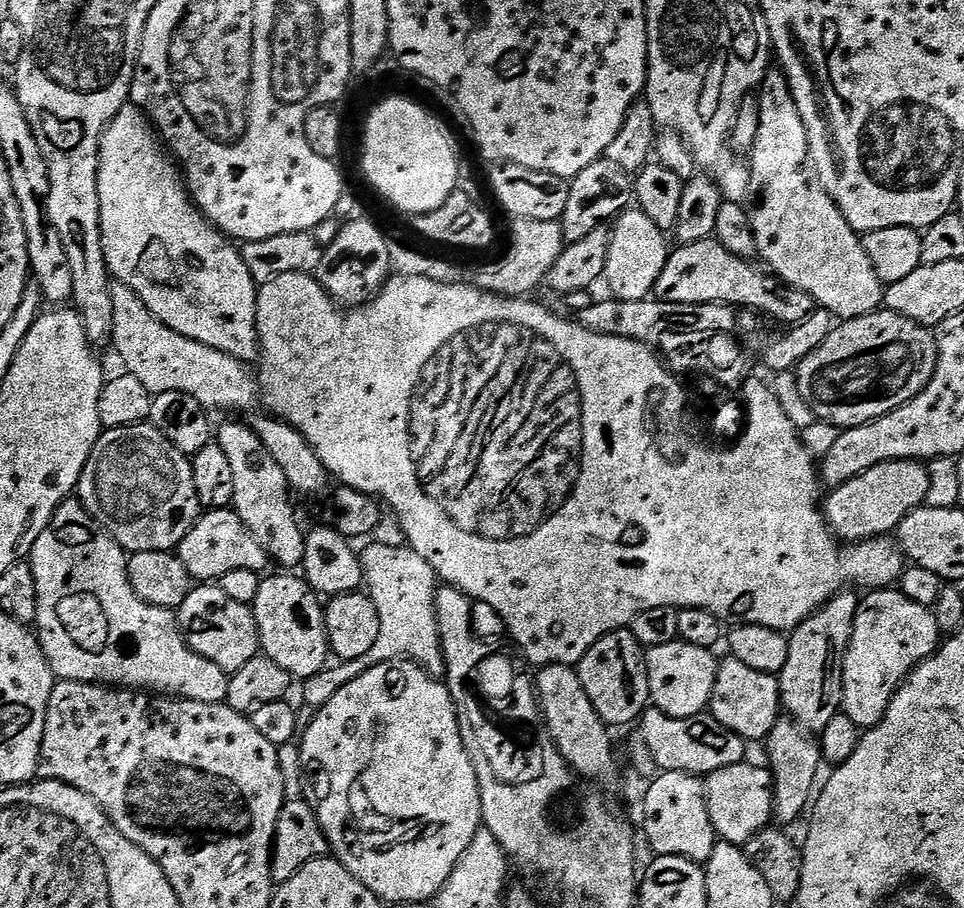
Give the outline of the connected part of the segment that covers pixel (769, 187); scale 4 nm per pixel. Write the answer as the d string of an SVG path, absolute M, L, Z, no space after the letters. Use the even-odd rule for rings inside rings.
M769 67L760 83L758 95L760 121L756 124L756 137L752 140L746 211L759 259L764 259L772 267L773 274L789 284L789 289L810 294L810 298L814 298L821 309L841 321L877 311L884 302L885 285L881 284L878 274L874 274L874 266L864 249L861 233L849 226L842 210L838 210L834 198L826 194L815 174L808 159L808 139L802 114L798 114L790 82L779 67Z

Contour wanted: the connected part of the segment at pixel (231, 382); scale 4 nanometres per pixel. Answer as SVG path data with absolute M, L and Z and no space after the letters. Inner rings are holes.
M112 284L114 330L112 344L125 364L127 375L138 378L153 396L167 392L190 394L201 406L215 408L252 408L261 403L258 380L247 372L245 361L235 360L222 350L202 346L166 326L125 284Z

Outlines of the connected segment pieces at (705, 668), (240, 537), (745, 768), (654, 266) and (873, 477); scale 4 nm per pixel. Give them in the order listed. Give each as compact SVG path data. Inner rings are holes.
M677 638L666 646L647 649L648 695L651 703L670 718L701 715L711 705L718 667L717 653L711 648L690 646Z
M232 508L207 509L196 524L182 538L178 549L182 566L191 574L196 582L218 582L230 570L254 570L263 573L264 567L269 567L270 561L266 550L262 550L262 542L250 534L250 530L238 518Z
M751 762L726 766L706 777L708 813L717 837L725 844L743 845L756 832L769 827L774 816L772 773L767 767ZM769 819L769 820L768 820Z
M638 210L621 212L615 217L611 230L612 241L603 275L612 291L609 293L618 300L649 299L655 293L656 283L670 255L670 247L664 241L667 240L666 233Z
M891 460L870 466L858 478L831 489L822 504L824 519L841 541L859 542L887 537L915 508L921 507L930 494L930 474L919 460Z

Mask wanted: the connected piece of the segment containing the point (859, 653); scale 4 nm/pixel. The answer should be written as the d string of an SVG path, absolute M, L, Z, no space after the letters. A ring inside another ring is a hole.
M892 588L872 590L861 599L854 630L844 651L842 711L861 730L878 726L900 683L942 643L942 633L931 608L922 606Z

